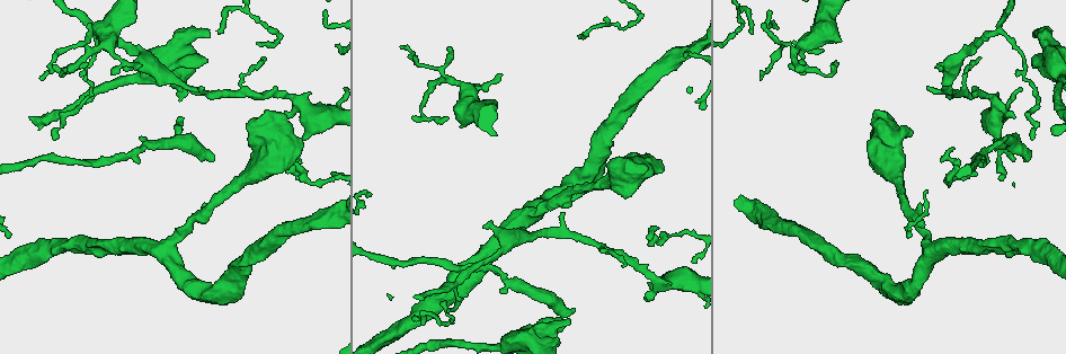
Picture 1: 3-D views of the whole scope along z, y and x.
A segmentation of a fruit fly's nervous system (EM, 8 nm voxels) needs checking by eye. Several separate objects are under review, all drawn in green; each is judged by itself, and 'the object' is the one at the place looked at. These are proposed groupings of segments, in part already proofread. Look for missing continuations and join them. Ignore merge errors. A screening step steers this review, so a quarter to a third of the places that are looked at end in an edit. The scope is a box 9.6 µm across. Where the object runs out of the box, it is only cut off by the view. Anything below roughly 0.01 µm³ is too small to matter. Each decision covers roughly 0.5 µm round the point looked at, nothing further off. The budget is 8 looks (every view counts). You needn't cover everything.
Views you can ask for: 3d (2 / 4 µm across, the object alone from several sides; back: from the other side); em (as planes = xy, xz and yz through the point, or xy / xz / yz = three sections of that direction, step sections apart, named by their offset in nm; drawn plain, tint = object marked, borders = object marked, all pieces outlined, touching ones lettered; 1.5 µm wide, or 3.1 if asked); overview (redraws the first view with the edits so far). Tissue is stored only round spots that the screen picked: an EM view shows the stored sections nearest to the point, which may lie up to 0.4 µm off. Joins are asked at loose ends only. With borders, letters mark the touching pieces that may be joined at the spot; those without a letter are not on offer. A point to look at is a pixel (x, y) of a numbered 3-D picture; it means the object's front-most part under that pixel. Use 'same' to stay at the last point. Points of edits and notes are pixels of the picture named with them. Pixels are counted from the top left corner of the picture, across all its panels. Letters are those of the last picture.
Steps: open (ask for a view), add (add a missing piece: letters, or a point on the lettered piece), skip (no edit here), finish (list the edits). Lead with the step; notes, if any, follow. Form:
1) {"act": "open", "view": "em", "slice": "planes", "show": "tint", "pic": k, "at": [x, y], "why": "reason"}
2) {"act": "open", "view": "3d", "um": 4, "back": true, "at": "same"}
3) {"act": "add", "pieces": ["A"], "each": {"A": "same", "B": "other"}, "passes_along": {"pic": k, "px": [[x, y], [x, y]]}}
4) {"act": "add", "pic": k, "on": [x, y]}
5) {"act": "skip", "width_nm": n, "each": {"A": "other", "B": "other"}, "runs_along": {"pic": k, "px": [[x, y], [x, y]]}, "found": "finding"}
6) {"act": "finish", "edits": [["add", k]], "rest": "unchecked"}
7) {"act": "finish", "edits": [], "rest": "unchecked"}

{"act": "open", "view": "em", "slice": "xz", "step": 4, "show": "borders", "pic": 1, "at": [1025, 158], "why": "free end"}

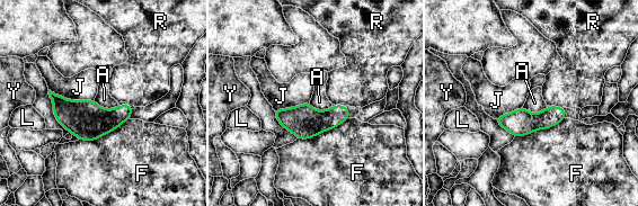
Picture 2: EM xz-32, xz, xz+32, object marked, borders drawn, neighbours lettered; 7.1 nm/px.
{"act": "open", "view": "em", "slice": "planes", "show": "borders", "at": "same"}

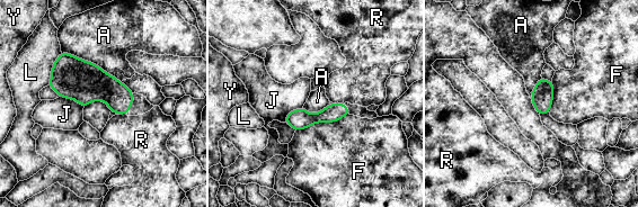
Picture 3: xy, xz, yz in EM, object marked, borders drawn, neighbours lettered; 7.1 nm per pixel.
{"act": "skip", "each": {"A": "other", "F": "other", "J": "other", "L": "other", "R": "other", "Y": "other"}, "runs_along": {"pic": 3, "px": [[346, 111], [288, 119]]}, "found": "none of them fits"}

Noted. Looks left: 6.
{"act": "open", "view": "em", "slice": "xy", "step": 4, "show": "tint", "pic": 1, "at": [647, 299], "why": "stops while still wide"}

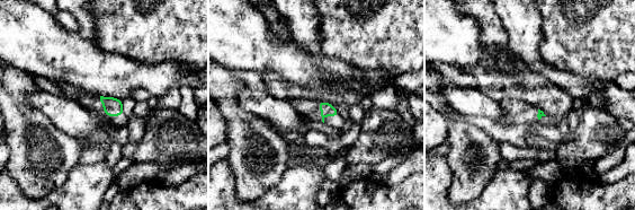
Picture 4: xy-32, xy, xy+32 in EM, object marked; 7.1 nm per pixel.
{"act": "open", "view": "em", "slice": "yz", "step": 4, "show": "borders", "at": "same", "why": "another direction"}

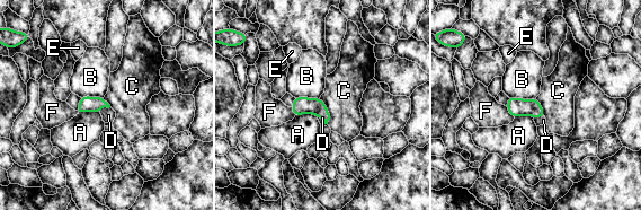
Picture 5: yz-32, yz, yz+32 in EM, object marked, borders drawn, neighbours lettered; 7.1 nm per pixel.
{"act": "add", "pieces": ["D"], "each": {"A": "other", "B": "other", "C": "other", "D": "same", "E": "other", "F": "other"}, "passes_along": {"pic": 5, "px": [[87, 104], [100, 106], [108, 115]]}, "found": "it goes on there"}

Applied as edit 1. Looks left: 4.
{"act": "open", "view": "3d", "um": 4, "pic": 1, "at": [209, 34], "why": "branch stops here"}

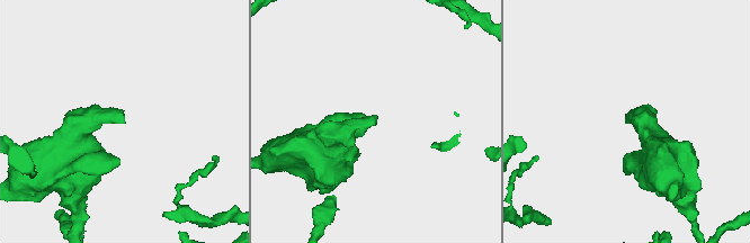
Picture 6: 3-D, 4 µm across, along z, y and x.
{"act": "open", "view": "em", "slice": "xz", "step": 8, "show": "borders", "pic": 6, "at": [627, 120], "why": "now the EM"}

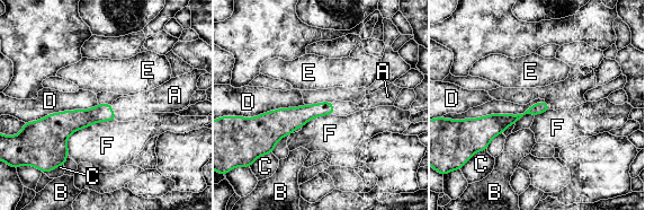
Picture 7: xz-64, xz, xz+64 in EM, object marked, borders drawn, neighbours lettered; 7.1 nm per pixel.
{"act": "add", "pieces": ["A"], "each": {"A": "same", "B": "other", "C": "other", "D": "other", "E": "other", "F": "other"}, "passes_along": {"pic": 7, "px": [[299, 116], [332, 105], [345, 107]]}, "found": "the neuron continues"}

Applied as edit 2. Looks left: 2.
{"act": "finish", "edits": [["add", 5], ["add", 7]], "rest": "unchecked"}

